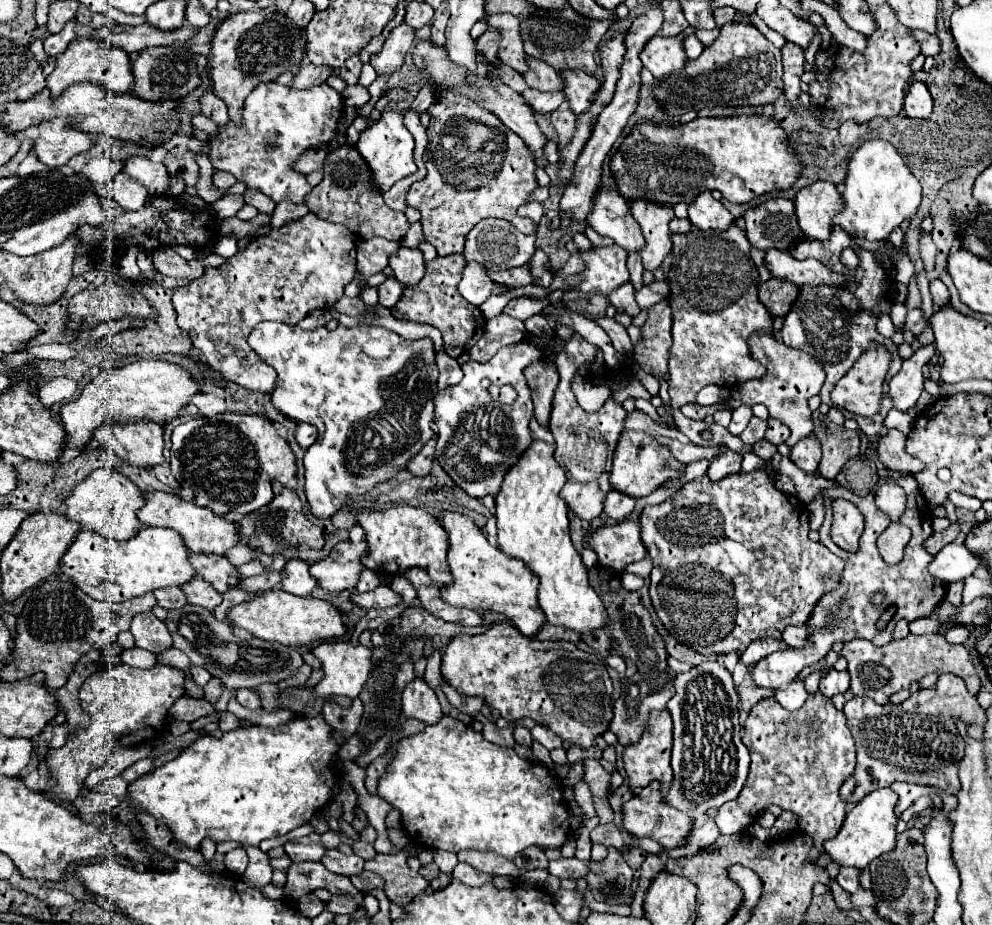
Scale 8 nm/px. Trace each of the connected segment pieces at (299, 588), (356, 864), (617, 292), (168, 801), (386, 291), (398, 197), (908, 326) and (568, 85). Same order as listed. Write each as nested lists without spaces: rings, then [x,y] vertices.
[[[302,559],[286,561],[284,569],[280,571],[282,589],[292,595],[298,595],[298,597],[308,597],[312,593],[312,589],[318,585],[316,577],[312,577],[308,569],[310,569],[310,565]]]
[[[338,849],[326,851],[326,853],[322,855],[320,863],[322,863],[330,873],[344,875],[344,877],[356,875],[356,873],[360,873],[362,867],[364,867],[364,861],[362,861],[358,855],[350,855],[350,857],[346,857],[346,855],[340,853]]]
[[[626,283],[626,285],[620,285],[618,289],[614,289],[610,295],[608,295],[608,299],[610,299],[610,305],[614,305],[616,309],[624,309],[630,317],[634,317],[634,315],[638,315],[640,313],[640,307],[638,307],[638,303],[636,303],[636,299],[634,299],[634,287],[630,285],[630,283]]]
[[[298,715],[278,727],[240,727],[224,733],[220,739],[206,735],[160,769],[132,781],[126,799],[132,809],[138,807],[166,823],[174,837],[190,849],[198,849],[204,837],[212,837],[218,843],[238,841],[258,847],[264,839],[282,837],[308,823],[312,815],[328,803],[334,787],[332,757],[338,753],[340,745],[342,741],[332,737],[332,727],[322,715],[312,719]]]
[[[386,279],[378,289],[380,289],[380,303],[388,309],[398,303],[398,299],[402,297],[402,291],[404,291],[404,287],[396,279]]]
[[[418,163],[418,173],[398,181],[398,185],[394,185],[390,191],[384,193],[384,201],[388,207],[396,209],[396,211],[404,211],[406,209],[406,193],[410,191],[410,185],[424,179],[426,177],[426,165],[424,163]]]
[[[912,309],[912,311],[908,311],[908,315],[906,315],[906,321],[904,321],[902,331],[912,331],[914,335],[918,335],[918,333],[922,333],[922,329],[924,329],[926,325],[928,325],[928,321],[924,319],[922,311],[920,311],[920,309]]]
[[[564,69],[560,77],[564,81],[564,95],[566,101],[570,103],[570,109],[576,115],[586,111],[590,107],[594,93],[600,89],[600,81],[592,75],[586,75],[582,71],[572,71],[572,69]]]

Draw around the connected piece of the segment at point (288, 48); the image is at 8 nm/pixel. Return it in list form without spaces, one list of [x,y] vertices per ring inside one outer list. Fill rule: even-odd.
[[[238,11],[222,21],[212,39],[208,61],[212,67],[212,89],[226,103],[228,117],[234,125],[240,125],[244,99],[258,83],[274,81],[286,71],[298,71],[306,53],[300,37],[302,31],[276,11]]]

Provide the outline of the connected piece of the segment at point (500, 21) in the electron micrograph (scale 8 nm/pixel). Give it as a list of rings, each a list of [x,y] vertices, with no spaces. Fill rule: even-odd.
[[[498,13],[498,15],[486,15],[482,17],[488,25],[488,29],[496,29],[500,33],[500,49],[498,57],[504,65],[516,69],[518,73],[526,69],[526,55],[522,49],[522,39],[520,39],[520,25],[518,17],[510,13]]]

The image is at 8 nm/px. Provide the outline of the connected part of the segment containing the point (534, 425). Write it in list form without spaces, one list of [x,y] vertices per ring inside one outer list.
[[[536,417],[530,419],[530,429],[532,429],[532,437],[534,437],[534,439],[542,439],[542,441],[554,445],[554,437],[552,437],[552,433],[550,433],[548,429],[544,429],[544,427],[536,421]]]

